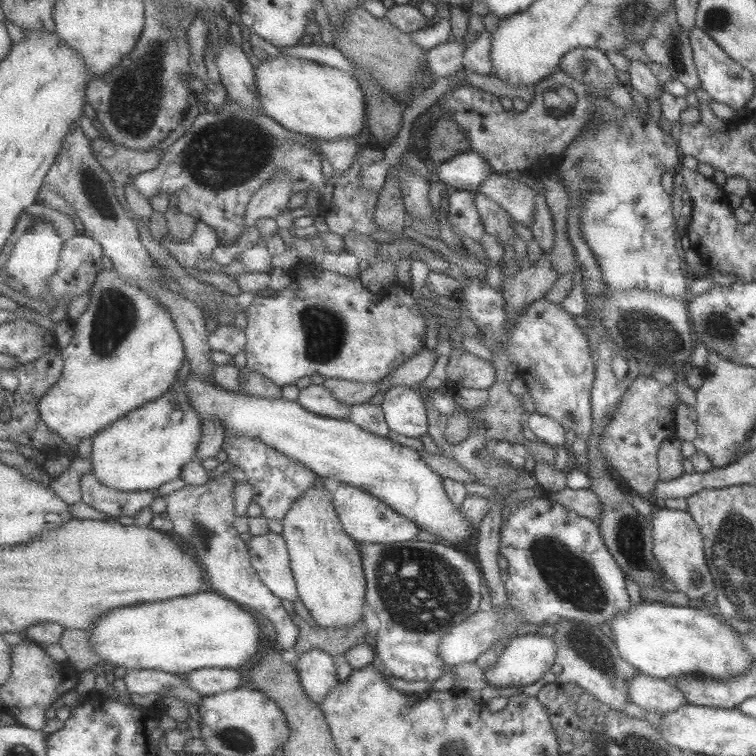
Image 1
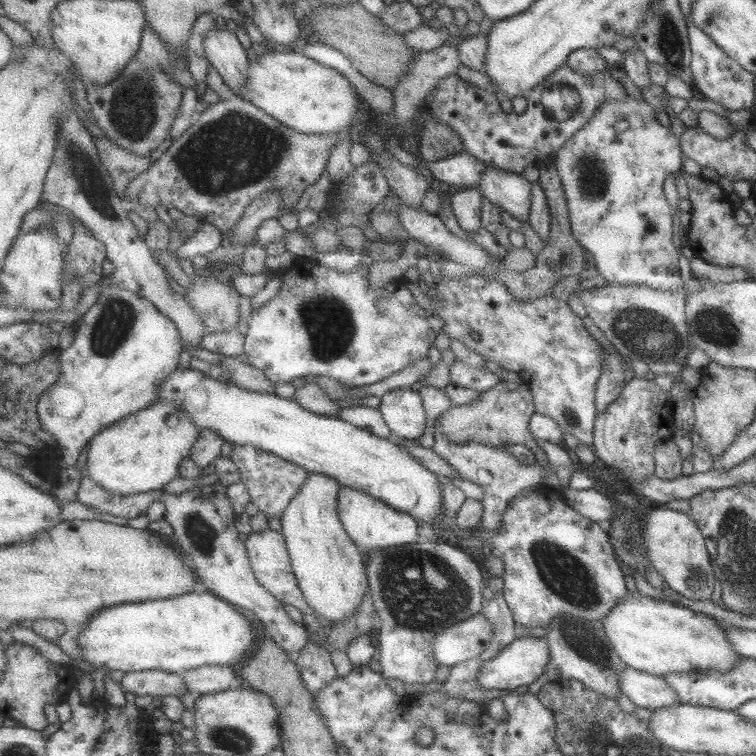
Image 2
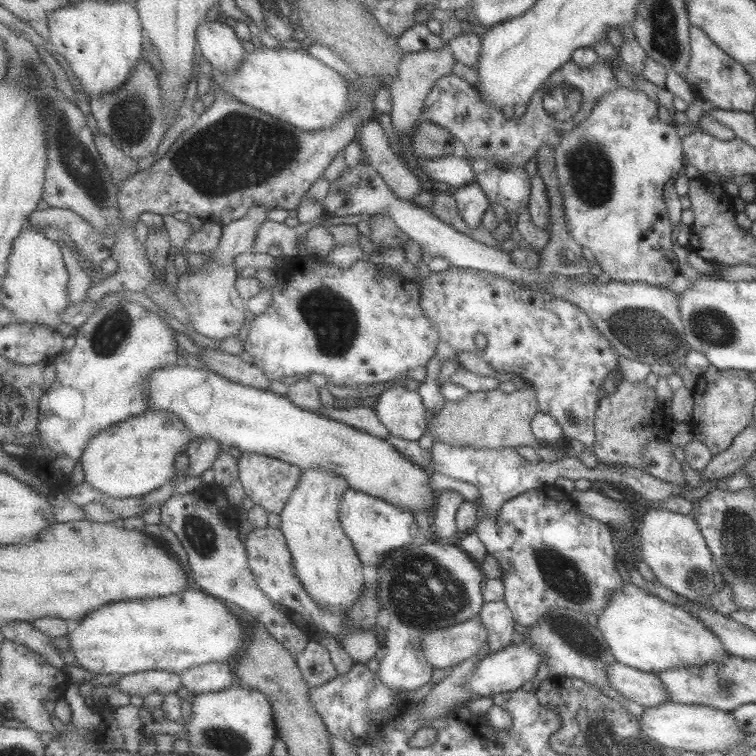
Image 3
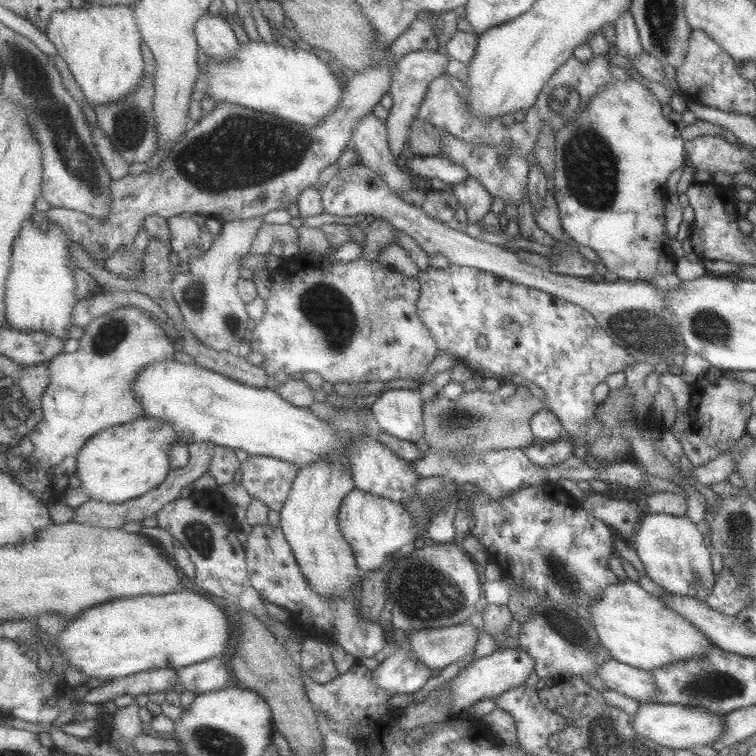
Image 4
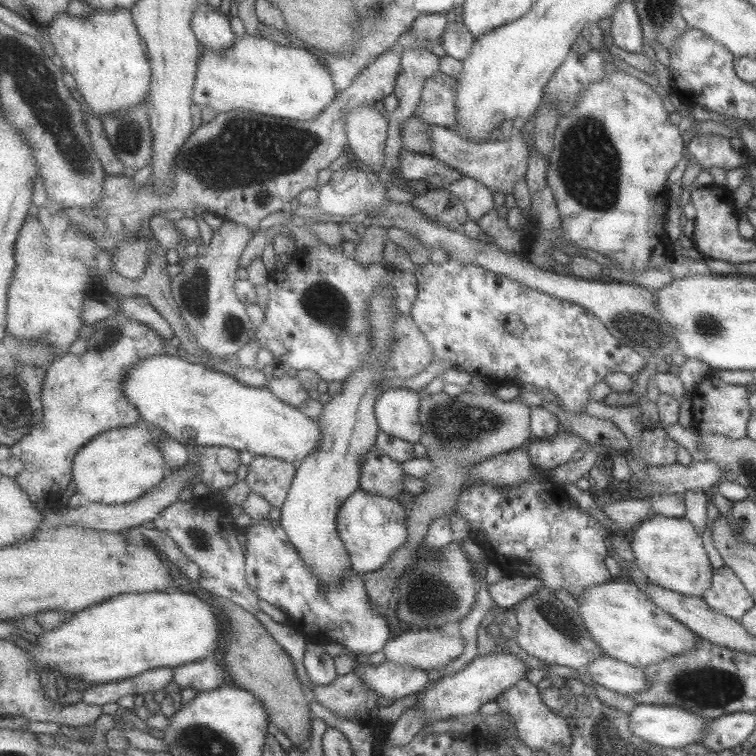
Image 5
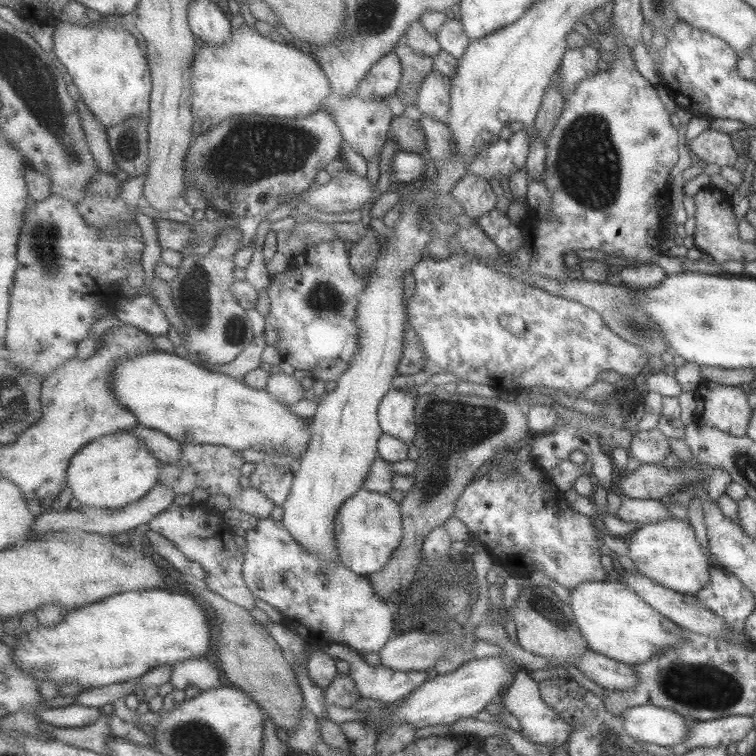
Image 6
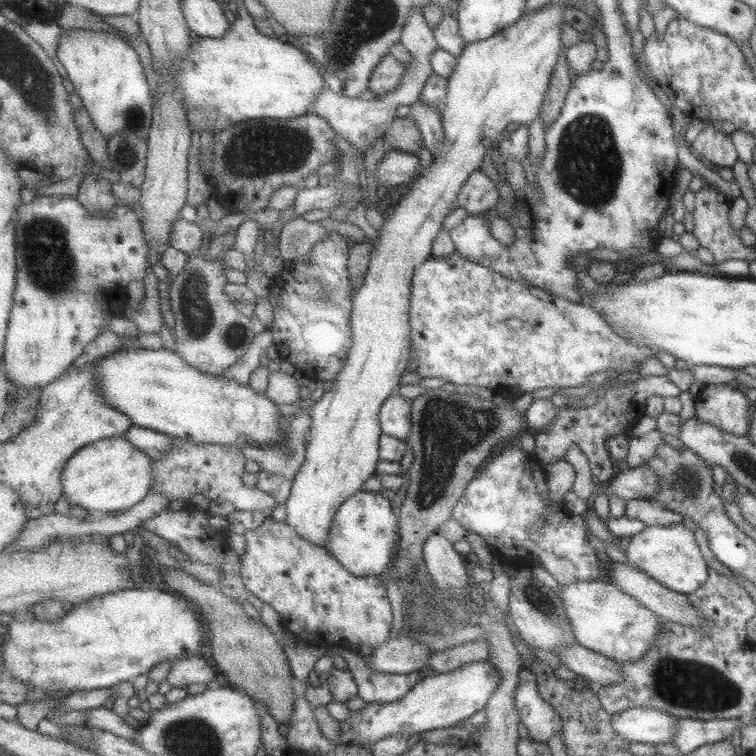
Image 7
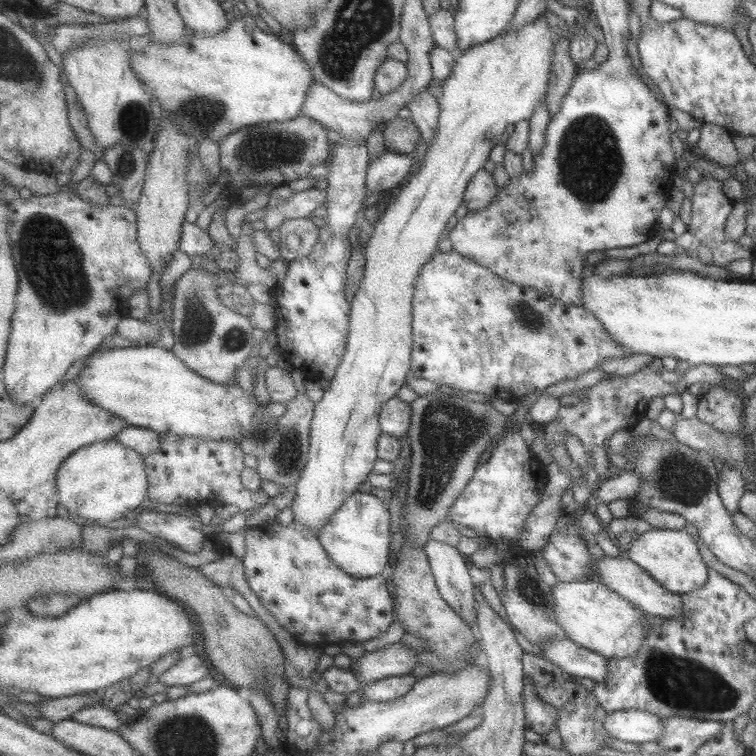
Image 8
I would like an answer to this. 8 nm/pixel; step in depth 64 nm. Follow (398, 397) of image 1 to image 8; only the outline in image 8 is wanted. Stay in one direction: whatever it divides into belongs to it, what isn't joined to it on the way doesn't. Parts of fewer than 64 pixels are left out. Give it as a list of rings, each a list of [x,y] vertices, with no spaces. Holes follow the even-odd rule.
[[[393,397],[383,407],[380,423],[382,432],[395,438],[408,438],[412,425],[412,406],[401,398]]]

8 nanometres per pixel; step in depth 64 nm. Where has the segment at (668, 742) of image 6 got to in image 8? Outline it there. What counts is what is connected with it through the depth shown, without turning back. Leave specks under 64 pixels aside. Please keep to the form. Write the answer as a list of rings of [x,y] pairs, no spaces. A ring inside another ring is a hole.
[[[639,710],[616,711],[603,718],[603,727],[611,738],[642,746],[663,735],[664,718]]]

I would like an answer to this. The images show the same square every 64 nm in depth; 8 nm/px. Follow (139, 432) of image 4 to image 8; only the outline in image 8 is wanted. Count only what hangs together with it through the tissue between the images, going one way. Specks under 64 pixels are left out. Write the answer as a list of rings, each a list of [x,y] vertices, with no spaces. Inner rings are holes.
[[[113,438],[96,442],[76,450],[62,465],[58,472],[59,502],[67,508],[70,517],[77,514],[86,518],[87,523],[105,524],[124,518],[147,500],[150,478],[145,466],[146,456],[130,446]]]

